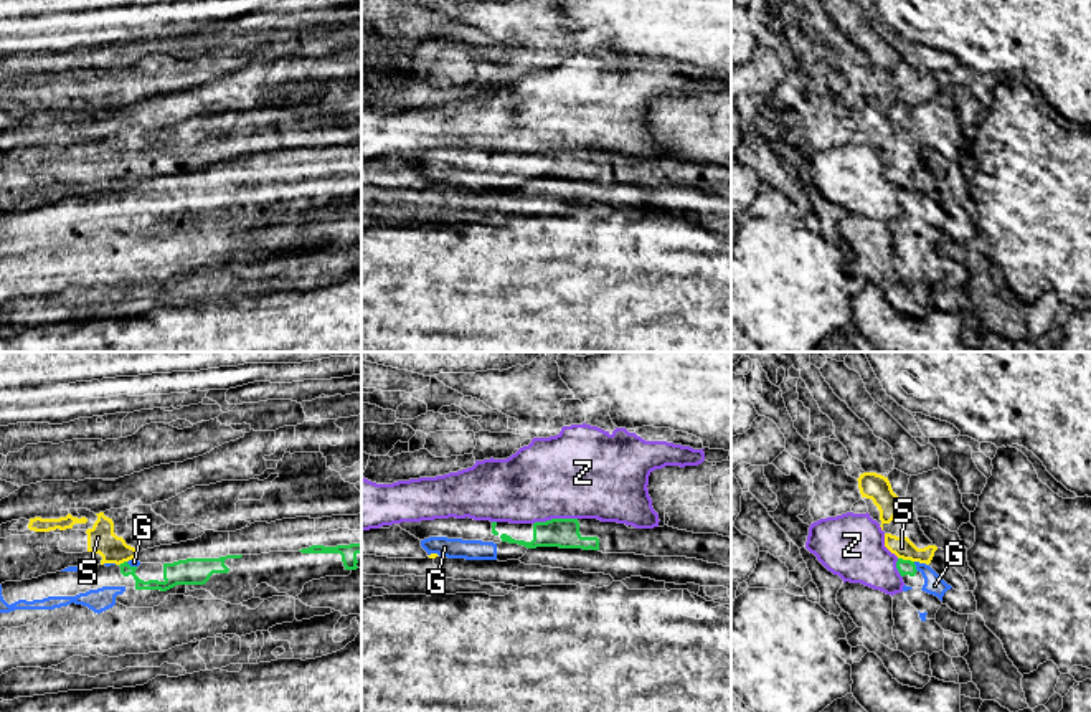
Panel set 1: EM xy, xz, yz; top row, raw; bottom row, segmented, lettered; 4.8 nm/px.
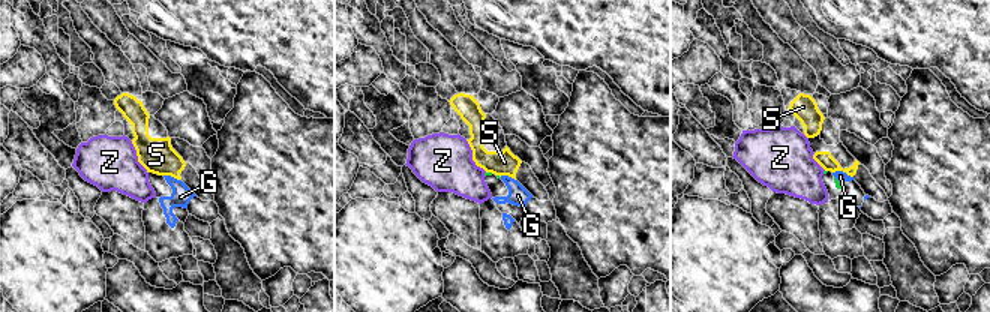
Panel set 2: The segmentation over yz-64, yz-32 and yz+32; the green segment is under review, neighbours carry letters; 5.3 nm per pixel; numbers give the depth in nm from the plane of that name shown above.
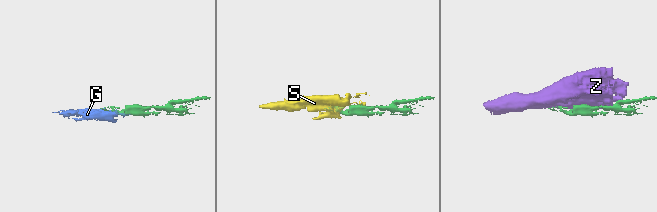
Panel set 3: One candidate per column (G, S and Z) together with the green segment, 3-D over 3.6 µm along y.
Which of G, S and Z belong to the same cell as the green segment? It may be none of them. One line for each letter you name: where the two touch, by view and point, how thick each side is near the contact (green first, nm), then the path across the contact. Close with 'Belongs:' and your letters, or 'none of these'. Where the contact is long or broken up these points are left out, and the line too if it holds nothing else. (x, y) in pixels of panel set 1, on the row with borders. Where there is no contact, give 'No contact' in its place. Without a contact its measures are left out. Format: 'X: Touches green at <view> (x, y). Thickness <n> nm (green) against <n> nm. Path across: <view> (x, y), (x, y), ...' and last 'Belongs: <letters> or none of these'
G: Touches green at yz (915, 567). Thickness 80 nm (green) against 100 nm. Path across: yz (905, 567), (915, 567), (935, 585)
Belongs: G

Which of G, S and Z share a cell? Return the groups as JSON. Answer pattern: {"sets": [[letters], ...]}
{"sets": [["G"], ["S"], ["Z"]]}

